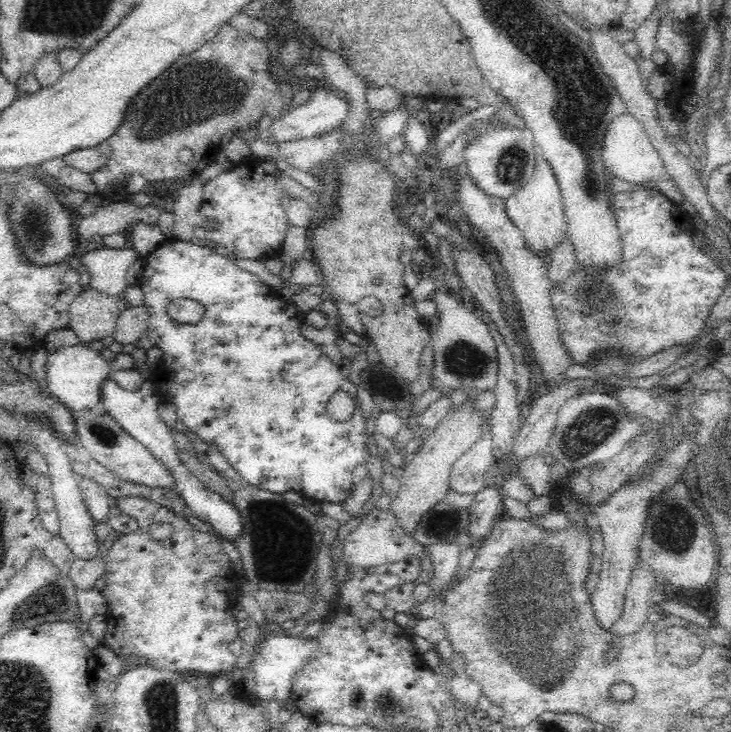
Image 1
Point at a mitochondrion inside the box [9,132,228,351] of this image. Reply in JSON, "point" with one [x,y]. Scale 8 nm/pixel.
{"point":[35,224]}

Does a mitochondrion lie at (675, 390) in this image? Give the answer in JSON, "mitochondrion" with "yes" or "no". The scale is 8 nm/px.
{"mitochondrion":"no"}

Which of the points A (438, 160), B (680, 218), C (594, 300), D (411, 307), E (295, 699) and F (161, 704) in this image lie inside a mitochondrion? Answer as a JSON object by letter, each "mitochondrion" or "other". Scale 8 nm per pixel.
{"A":"other","B":"other","C":"mitochondrion","D":"other","E":"other","F":"mitochondrion"}

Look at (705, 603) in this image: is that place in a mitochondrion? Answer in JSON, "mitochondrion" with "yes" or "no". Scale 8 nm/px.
{"mitochondrion":"no"}

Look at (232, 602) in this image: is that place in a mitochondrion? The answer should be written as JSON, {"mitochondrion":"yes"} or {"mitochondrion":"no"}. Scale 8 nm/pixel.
{"mitochondrion":"no"}

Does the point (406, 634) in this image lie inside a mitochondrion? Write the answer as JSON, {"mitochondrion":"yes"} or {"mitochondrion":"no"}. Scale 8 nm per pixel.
{"mitochondrion":"no"}

